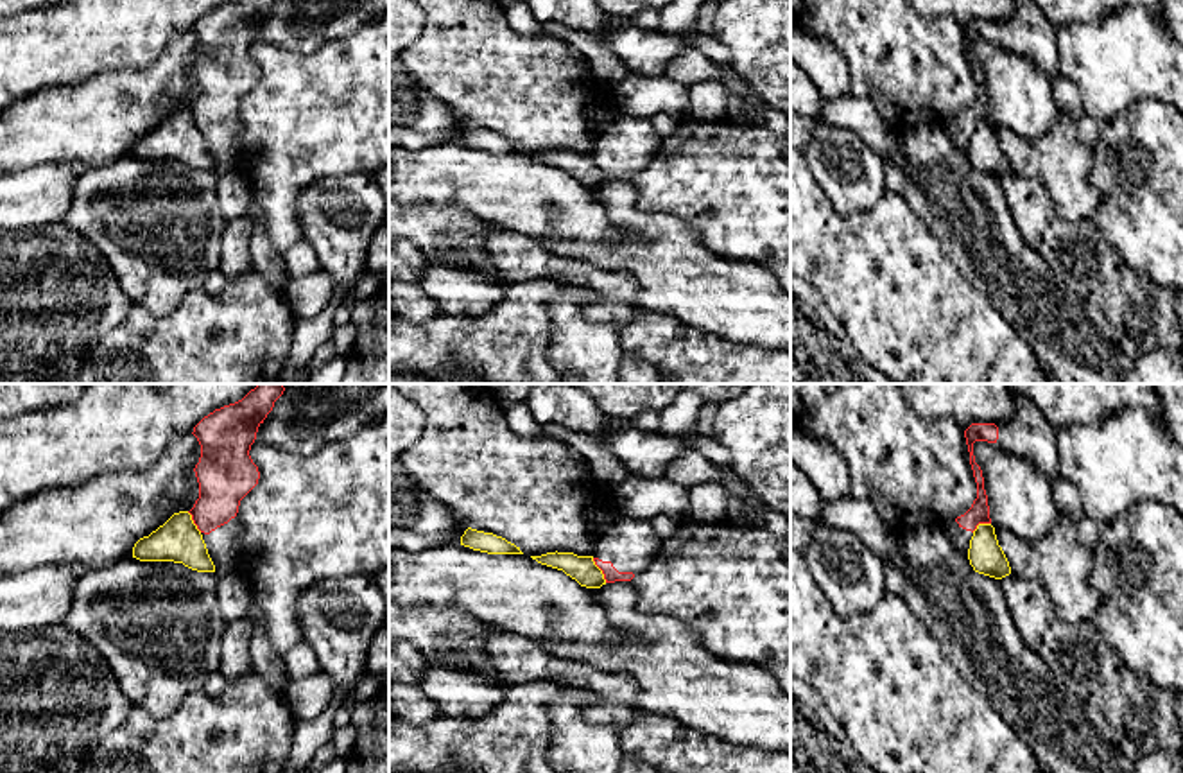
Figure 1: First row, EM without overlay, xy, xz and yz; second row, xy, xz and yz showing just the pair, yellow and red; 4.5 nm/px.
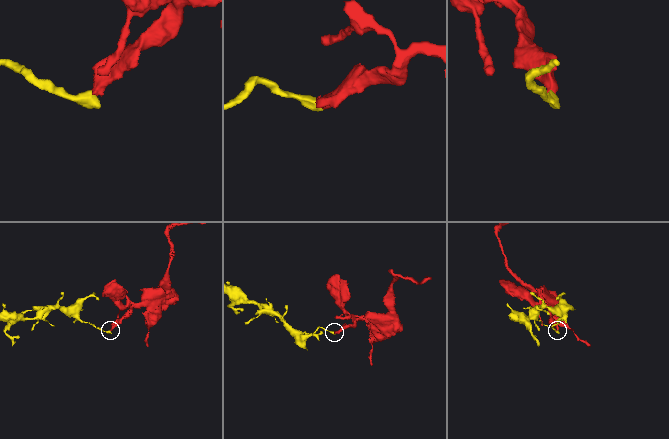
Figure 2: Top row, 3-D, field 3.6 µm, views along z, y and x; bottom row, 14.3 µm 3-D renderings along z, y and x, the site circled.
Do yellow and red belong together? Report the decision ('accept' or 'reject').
reject

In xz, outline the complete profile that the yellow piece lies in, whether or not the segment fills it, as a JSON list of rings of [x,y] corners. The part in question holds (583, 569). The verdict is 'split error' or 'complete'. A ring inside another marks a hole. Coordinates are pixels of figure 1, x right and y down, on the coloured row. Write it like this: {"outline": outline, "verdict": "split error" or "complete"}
{"outline": [[[547,552],[541,556],[531,556],[541,565],[563,570],[575,579],[581,586],[600,588],[606,585],[602,570],[595,565],[593,556],[577,556],[574,552]]], "verdict": "complete"}

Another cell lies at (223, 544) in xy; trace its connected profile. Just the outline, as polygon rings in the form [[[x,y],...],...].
[[[258,384],[242,400],[215,409],[195,427],[201,457],[194,472],[199,499],[188,511],[203,534],[215,574],[238,569],[240,500],[258,484],[260,472],[249,450],[258,427],[283,395],[281,384]]]

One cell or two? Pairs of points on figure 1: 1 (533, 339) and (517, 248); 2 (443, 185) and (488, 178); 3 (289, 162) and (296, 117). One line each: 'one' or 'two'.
1: two
2: one
3: one

